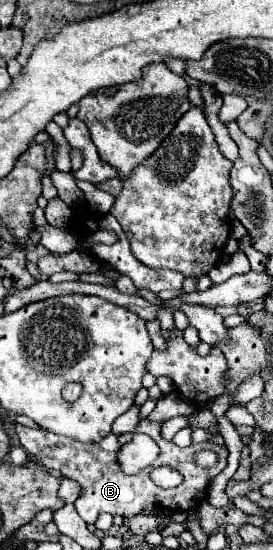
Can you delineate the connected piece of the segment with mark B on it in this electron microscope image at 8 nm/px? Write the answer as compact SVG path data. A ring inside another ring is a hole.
M142 420L136 426L136 432L148 434L160 446L160 456L154 460L154 464L148 470L144 470L144 472L140 472L136 476L126 476L118 468L118 464L116 464L116 450L124 442L132 440L132 434L122 434L122 436L108 434L98 444L82 444L82 442L72 440L72 438L54 434L54 432L26 428L26 426L20 426L20 424L16 424L16 432L18 432L18 438L20 438L22 448L28 452L30 458L34 458L38 464L42 464L48 470L62 472L64 476L76 480L82 486L84 498L76 500L74 506L76 506L78 514L86 522L96 522L98 514L102 514L102 512L120 514L120 516L128 518L128 516L140 514L146 508L158 508L158 506L160 508L174 510L174 512L186 512L186 510L190 510L190 502L198 502L198 500L204 500L206 498L206 482L208 482L208 478L214 478L216 474L220 474L226 468L226 458L228 458L228 450L224 446L216 444L216 442L202 442L202 444L190 444L188 448L178 448L174 442L162 440L162 436L160 436L160 424L154 424L150 420ZM202 450L216 452L218 454L218 462L214 466L210 466L210 468L200 468L200 466L192 464L190 460L194 460L196 452L202 452ZM158 466L176 468L184 476L184 484L180 484L176 488L168 488L168 490L158 488L150 480L150 470L152 468L158 468Z

